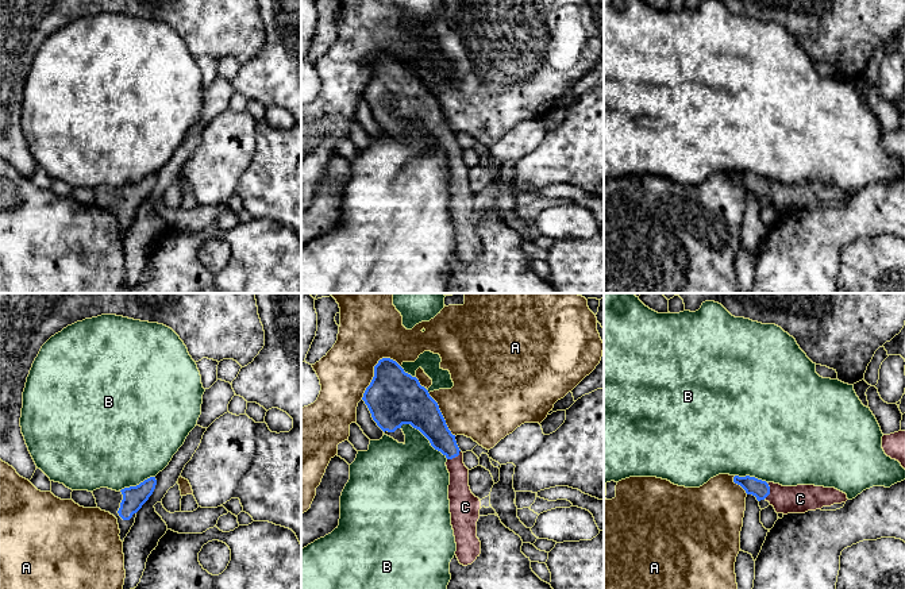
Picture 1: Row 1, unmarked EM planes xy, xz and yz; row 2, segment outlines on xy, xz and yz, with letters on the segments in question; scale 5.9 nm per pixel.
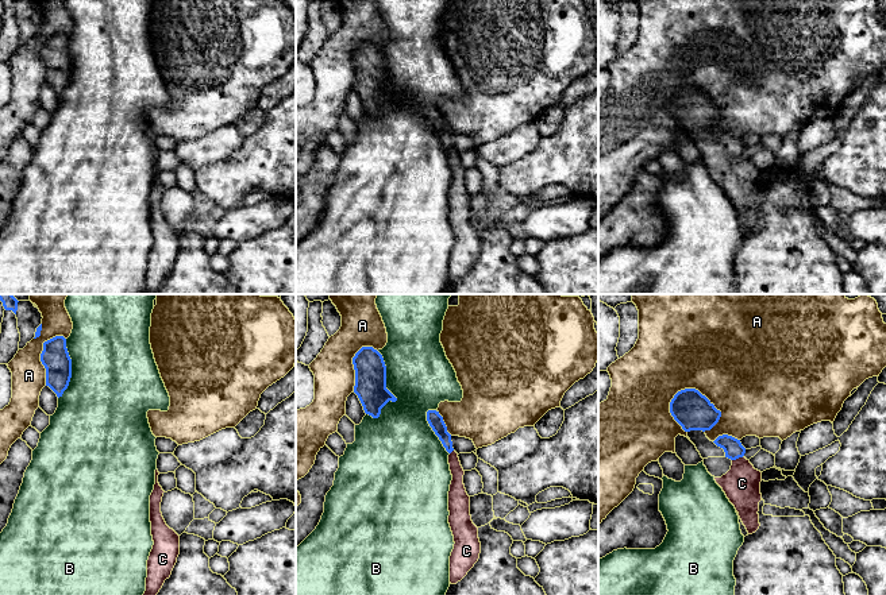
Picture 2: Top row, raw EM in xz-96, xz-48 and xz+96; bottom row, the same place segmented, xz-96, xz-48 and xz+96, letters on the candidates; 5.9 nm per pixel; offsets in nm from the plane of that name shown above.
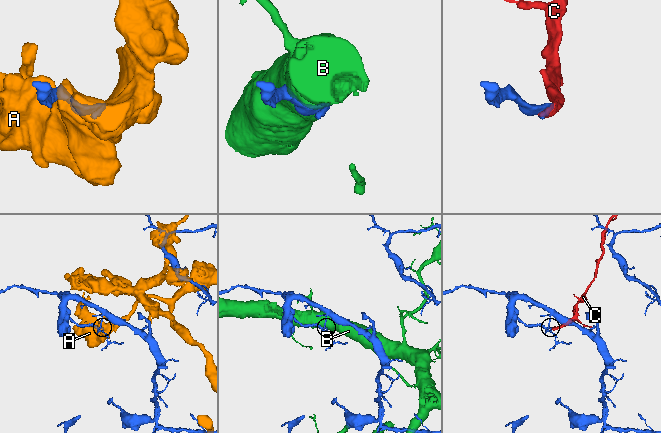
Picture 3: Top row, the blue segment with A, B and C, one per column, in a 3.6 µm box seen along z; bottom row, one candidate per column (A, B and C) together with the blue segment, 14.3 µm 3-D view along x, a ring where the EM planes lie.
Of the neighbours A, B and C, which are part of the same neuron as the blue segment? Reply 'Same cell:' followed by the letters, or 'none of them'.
Same cell: C

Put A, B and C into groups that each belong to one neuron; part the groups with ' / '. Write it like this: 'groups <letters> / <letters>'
groups A / B / C

